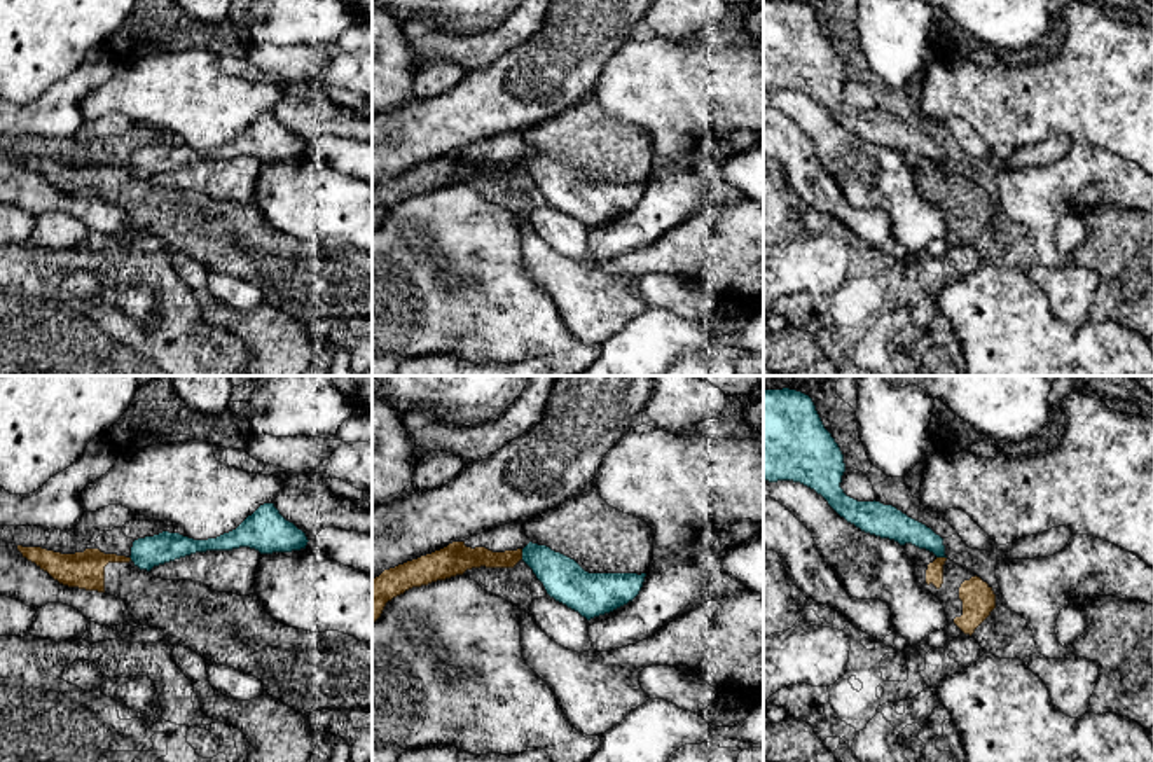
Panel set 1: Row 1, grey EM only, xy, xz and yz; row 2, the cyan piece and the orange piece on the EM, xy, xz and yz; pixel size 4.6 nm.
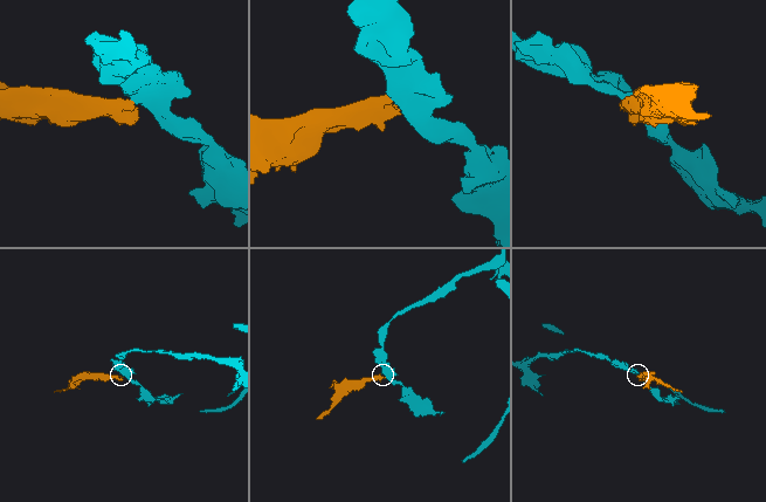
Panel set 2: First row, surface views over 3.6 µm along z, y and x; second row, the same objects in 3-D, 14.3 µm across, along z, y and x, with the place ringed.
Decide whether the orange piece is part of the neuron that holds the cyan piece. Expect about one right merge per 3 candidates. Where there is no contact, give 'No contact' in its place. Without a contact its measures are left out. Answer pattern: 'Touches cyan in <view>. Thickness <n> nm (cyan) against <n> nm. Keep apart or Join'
Touches cyan in xz. Thickness 200 nm (cyan) against 100 nm. Keep apart

